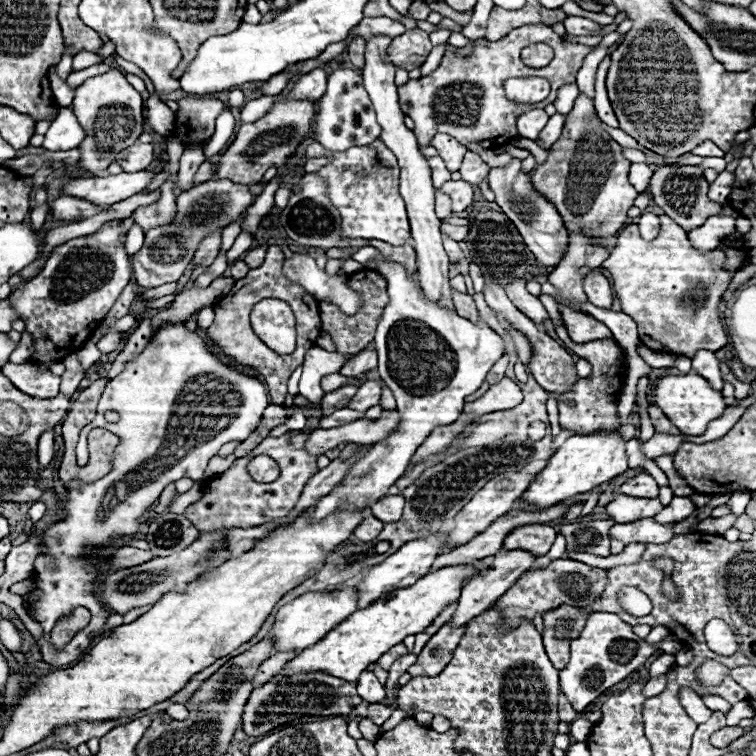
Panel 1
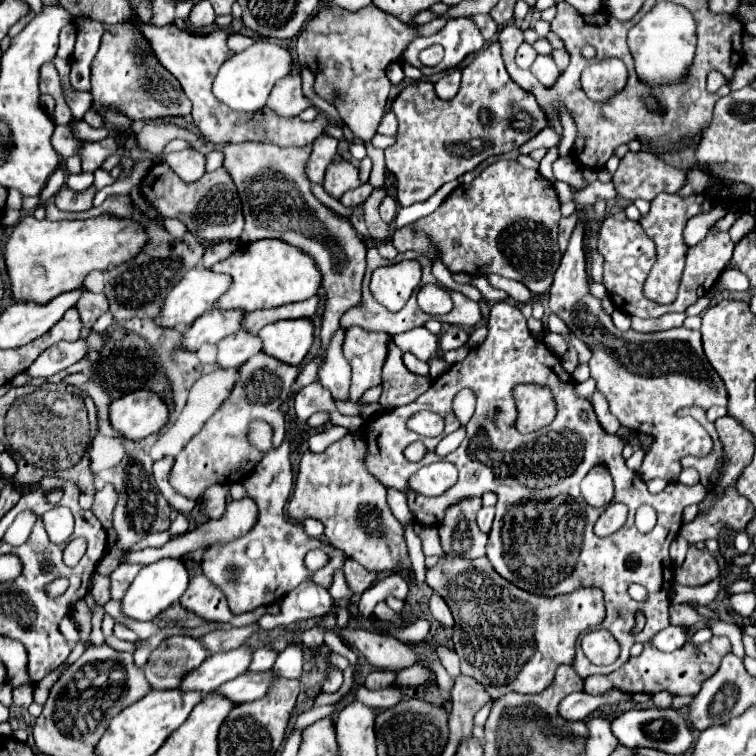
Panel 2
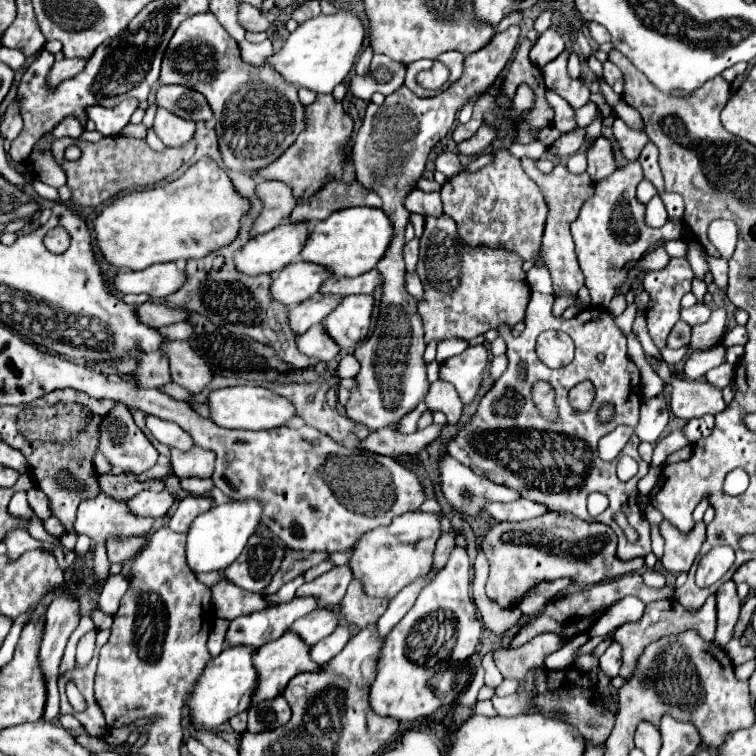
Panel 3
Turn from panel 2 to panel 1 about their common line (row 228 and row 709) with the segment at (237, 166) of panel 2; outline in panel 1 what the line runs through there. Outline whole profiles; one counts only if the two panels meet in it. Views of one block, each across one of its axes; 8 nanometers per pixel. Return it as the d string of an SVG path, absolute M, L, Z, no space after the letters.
M322 672L310 674L296 674L296 676L282 676L274 678L252 692L244 706L242 714L242 730L248 736L264 736L280 724L294 720L296 716L342 716L350 714L358 704L360 696L356 692L356 682L346 682Z

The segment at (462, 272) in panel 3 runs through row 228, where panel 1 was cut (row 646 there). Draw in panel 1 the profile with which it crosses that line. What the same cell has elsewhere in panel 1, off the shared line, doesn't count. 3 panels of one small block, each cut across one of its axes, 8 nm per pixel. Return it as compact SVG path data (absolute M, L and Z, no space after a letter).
M446 622L424 646L424 650L418 654L416 664L408 668L410 676L438 676L444 666L452 660L452 654L460 642L460 638L466 632L466 624L460 628L452 628L450 622Z

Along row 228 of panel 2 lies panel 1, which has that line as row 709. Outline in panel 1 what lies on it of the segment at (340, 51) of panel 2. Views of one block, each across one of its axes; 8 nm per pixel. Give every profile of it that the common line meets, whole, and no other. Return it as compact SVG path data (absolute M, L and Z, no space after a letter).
M370 704L366 718L370 718L374 724L382 726L382 722L384 722L390 714L392 714L392 710L390 710L388 706L384 706L384 704Z

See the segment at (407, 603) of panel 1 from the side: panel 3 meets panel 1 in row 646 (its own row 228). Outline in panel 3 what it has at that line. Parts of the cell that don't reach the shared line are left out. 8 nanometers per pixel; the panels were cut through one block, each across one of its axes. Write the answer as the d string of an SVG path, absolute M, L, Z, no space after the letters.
M368 206L342 208L310 228L300 258L304 262L312 262L328 268L328 272L332 272L334 276L348 276L348 278L360 276L376 268L378 260L384 256L384 252L390 246L392 234L394 234L392 224L382 210L368 208Z

